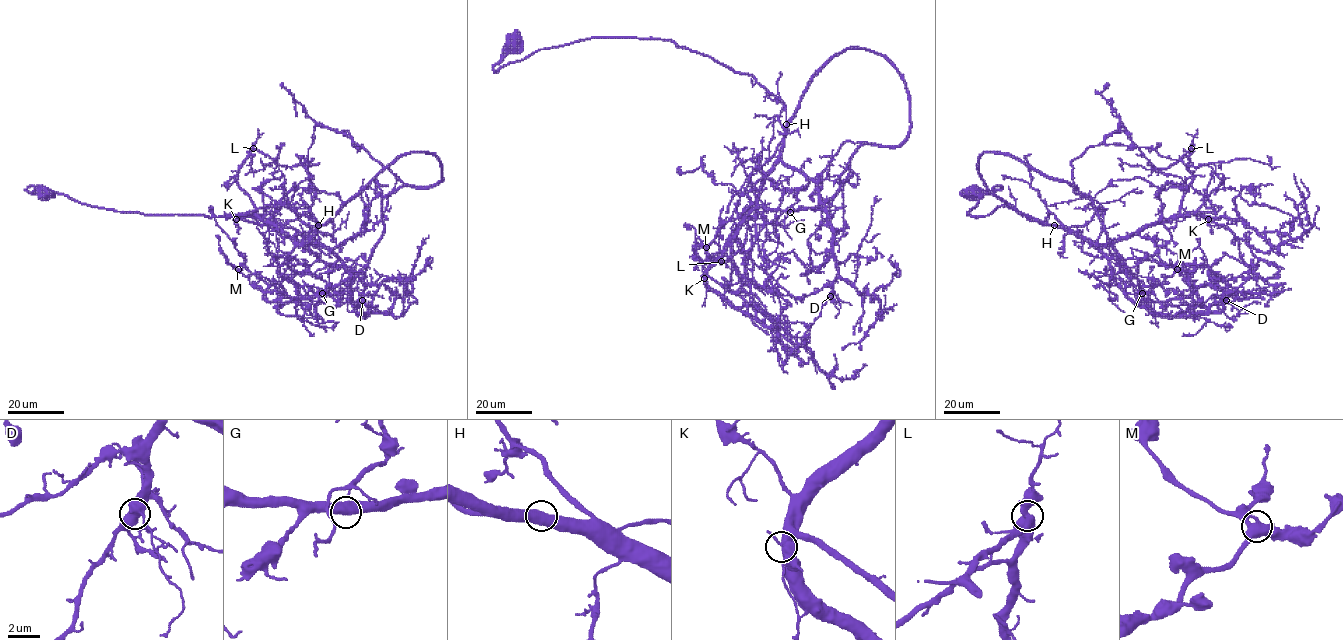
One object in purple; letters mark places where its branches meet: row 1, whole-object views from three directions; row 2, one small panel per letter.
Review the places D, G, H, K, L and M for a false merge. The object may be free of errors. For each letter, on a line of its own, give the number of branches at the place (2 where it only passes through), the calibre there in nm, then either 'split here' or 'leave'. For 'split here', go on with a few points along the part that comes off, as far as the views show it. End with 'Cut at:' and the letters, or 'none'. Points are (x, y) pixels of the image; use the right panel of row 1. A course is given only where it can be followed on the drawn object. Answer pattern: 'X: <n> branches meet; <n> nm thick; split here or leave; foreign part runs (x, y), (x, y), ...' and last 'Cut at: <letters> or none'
D: 3 branches meet; 480 nm thick; leave
G: 3 branches meet; 500 nm thick; leave
H: 3 branches meet; 500 nm thick; leave
K: 3 branches meet; 360 nm thick; leave
L: 3 branches meet; 440 nm thick; leave
M: 3 branches meet; 440 nm thick; leave
Cut at: none

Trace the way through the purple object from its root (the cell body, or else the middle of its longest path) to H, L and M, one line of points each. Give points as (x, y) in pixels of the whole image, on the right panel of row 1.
H: (975, 193), (993, 193), (1002, 187), (985, 193), (967, 214), (984, 216), (1007, 205), (1030, 220), (1054, 225)
L: (975, 193), (1002, 187), (967, 214), (1007, 205), (1109, 244), (1178, 213), (1191, 148)
M: (975, 193), (1002, 187), (967, 214), (1007, 205), (1077, 232), (1118, 263), (1137, 297), (1177, 269)

